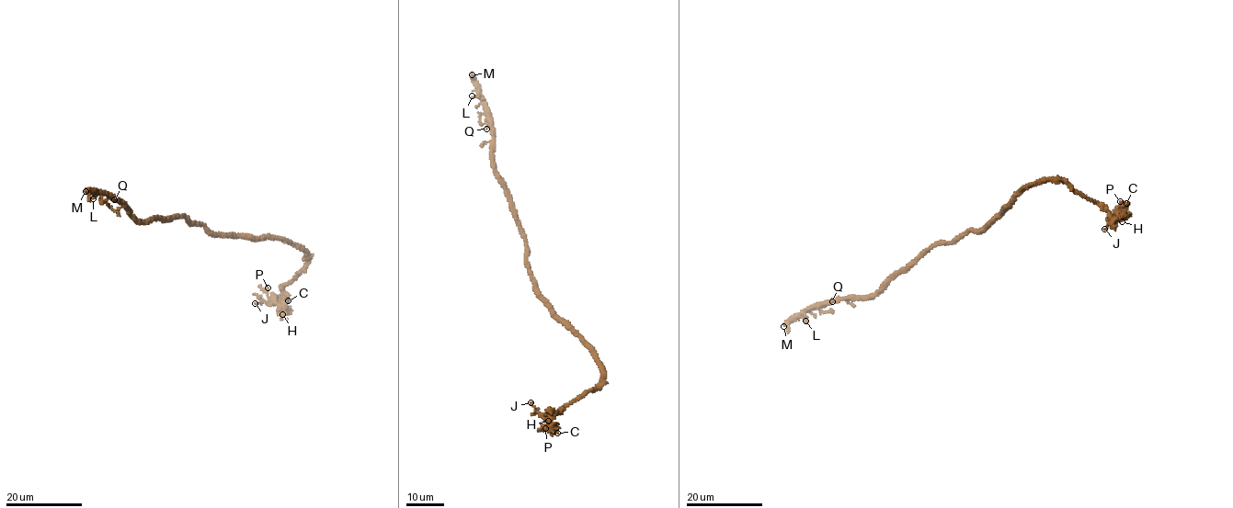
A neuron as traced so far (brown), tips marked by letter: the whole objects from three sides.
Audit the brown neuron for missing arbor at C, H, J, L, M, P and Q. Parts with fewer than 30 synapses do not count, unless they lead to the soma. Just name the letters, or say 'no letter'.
M

